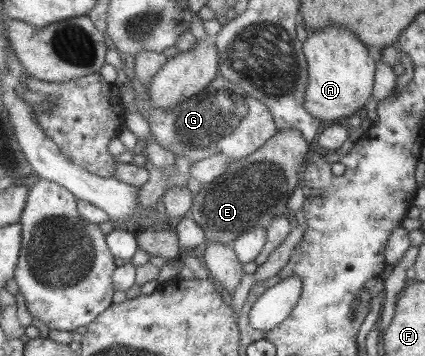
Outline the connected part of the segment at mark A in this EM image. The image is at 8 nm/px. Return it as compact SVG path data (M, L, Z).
M334 28L308 34L302 43L307 64L307 85L304 89L304 110L322 122L349 117L371 98L375 60L350 32Z

